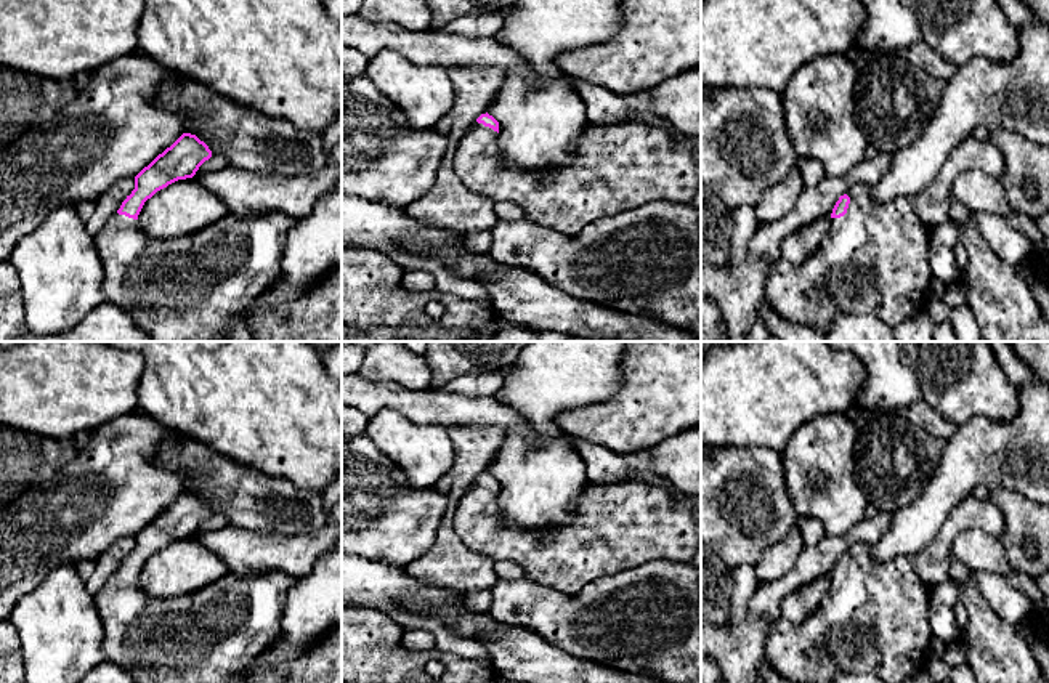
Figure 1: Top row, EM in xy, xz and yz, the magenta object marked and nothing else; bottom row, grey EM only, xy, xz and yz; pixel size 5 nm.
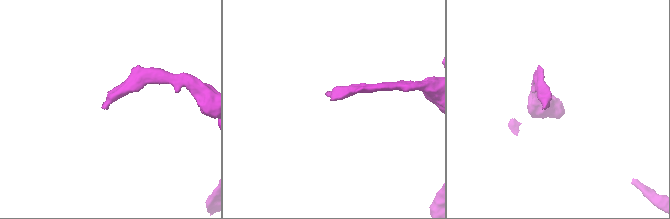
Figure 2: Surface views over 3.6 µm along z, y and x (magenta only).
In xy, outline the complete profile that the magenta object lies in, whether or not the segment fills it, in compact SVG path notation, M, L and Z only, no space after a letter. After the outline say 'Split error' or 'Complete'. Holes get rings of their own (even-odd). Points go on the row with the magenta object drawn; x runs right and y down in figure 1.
M183 133L135 176L135 189L95 236L104 269L106 301L122 308L151 342L225 342L228 322L245 314L252 342L342 342L342 266L295 303L258 308L257 300L277 281L295 218L281 212L237 218L228 213L207 228L175 239L156 239L138 226L148 199L168 184L192 178L212 157L196 135Z. Split error

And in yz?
M855 184L839 197L831 218L828 234L812 257L802 265L792 265L781 258L768 271L765 300L781 319L826 333L839 314L873 314L893 329L927 306L927 292L934 281L929 263L932 236L916 215L909 199L895 197L881 204L869 196L868 186Z. Split error

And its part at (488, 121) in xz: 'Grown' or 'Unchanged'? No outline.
Grown

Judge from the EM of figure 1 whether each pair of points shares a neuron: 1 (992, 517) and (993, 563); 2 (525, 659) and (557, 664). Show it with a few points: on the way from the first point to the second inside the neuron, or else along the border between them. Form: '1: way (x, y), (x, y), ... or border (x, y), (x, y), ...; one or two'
1: border (996, 536), (987, 531), (964, 529), (955, 541); two
2: way (533, 661), (549, 664); one

